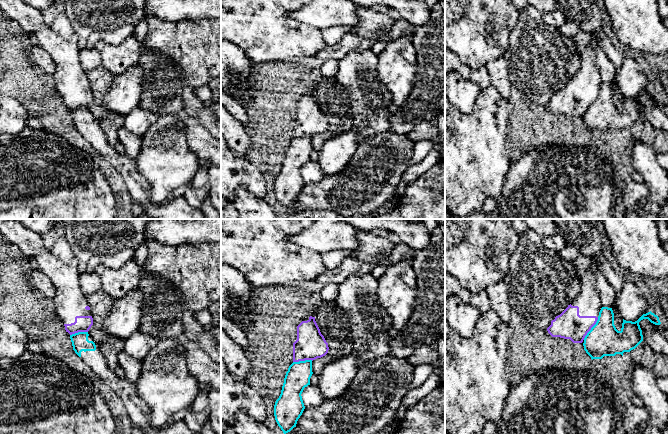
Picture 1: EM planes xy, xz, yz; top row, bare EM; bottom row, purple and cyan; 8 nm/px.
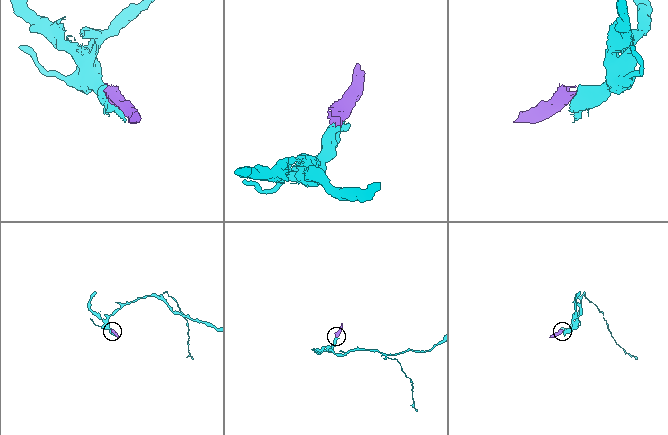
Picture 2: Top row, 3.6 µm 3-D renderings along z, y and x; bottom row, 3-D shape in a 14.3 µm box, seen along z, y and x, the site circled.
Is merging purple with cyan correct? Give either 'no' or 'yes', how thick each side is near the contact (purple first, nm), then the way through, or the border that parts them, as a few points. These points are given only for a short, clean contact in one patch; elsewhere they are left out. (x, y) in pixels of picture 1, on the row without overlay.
no; calibres 220 and 260 nm; border yz (598, 93), (583, 115)

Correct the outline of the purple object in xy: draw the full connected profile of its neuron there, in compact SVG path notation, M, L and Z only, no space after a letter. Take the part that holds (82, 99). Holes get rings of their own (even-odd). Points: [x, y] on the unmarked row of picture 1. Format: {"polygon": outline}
{"polygon": "M0 0L0 9L10 19L17 22L29 35L36 35L38 45L51 56L56 66L56 70L52 76L57 90L65 102L66 108L70 111L78 108L88 108L93 101L93 94L89 78L80 64L79 50L81 45L78 34L74 32L71 38L62 37L44 22L43 14L39 9L29 6L20 0Z"}

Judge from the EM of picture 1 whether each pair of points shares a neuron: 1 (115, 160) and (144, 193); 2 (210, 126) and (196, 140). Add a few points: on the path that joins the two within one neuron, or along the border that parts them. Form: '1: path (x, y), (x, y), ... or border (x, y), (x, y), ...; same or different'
1: path (123, 167), (132, 176), (137, 185); same
2: border (188, 114), (195, 117), (210, 134); different

